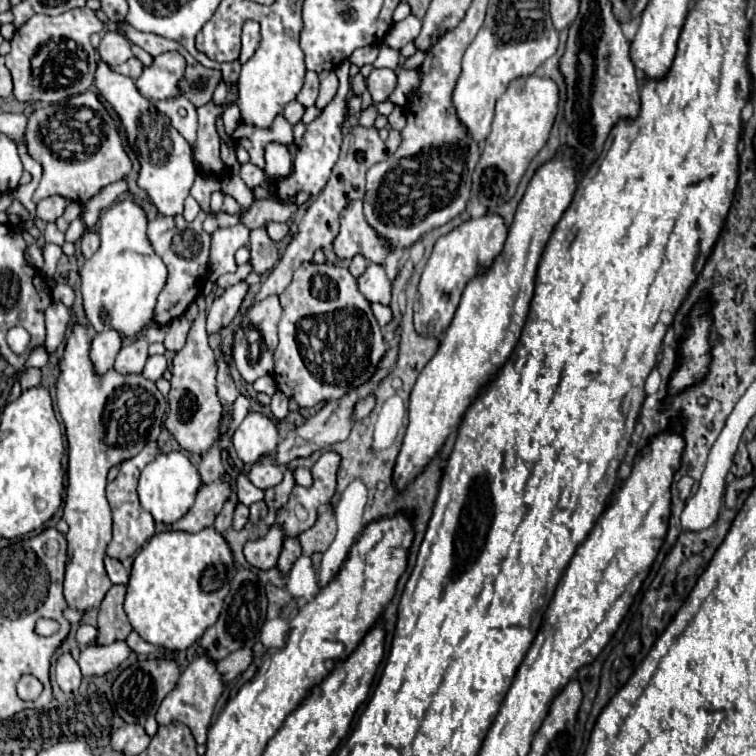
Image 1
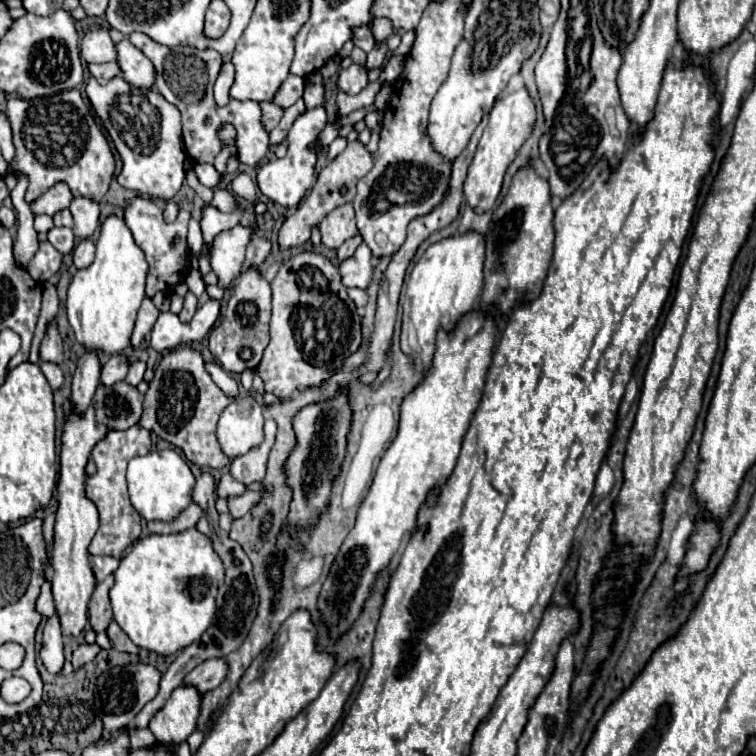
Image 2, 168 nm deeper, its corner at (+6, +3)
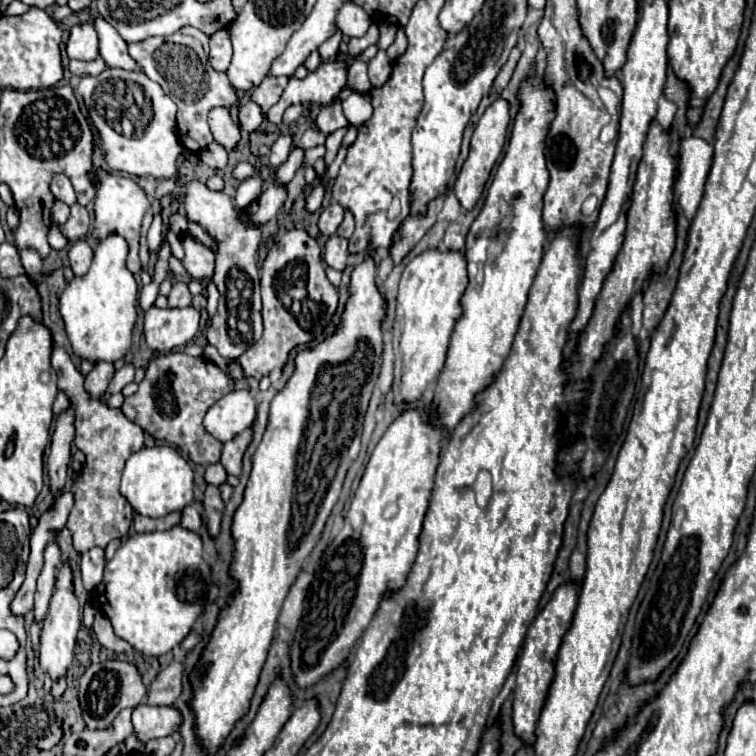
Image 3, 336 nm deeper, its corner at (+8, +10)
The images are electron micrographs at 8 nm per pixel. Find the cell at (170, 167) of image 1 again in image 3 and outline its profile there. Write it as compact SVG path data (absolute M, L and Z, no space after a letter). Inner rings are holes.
M106 68L98 76L84 76L78 84L78 94L84 100L84 106L100 134L100 148L104 152L106 164L116 172L126 172L132 176L154 176L154 178L172 178L176 174L176 158L182 154L182 144L176 132L176 104L162 92L160 84L152 82L140 70L120 70Z

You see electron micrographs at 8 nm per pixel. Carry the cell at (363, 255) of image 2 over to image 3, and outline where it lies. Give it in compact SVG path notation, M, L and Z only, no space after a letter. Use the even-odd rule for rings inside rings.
M336 234L328 236L326 244L324 244L324 262L330 266L330 268L336 268L336 270L344 270L346 268L346 260L348 260L348 240L346 238L340 238Z

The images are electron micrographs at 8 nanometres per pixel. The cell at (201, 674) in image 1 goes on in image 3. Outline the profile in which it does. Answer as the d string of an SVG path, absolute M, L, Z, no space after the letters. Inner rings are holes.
M150 704L136 706L132 712L132 726L136 738L146 744L148 740L170 736L178 730L178 724L182 722L182 716L176 708L154 708Z

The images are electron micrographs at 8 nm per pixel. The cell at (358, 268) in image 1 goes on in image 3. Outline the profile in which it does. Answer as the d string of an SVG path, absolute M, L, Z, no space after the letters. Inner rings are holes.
M344 210L344 220L342 224L338 226L338 236L344 236L344 238L350 238L354 232L354 216L350 210Z

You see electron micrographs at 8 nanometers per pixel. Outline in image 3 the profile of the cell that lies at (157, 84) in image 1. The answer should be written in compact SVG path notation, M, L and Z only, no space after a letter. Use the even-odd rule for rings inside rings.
M94 18L94 28L98 34L98 54L110 68L136 70L138 64L128 54L128 44L118 36L118 32L102 18Z

